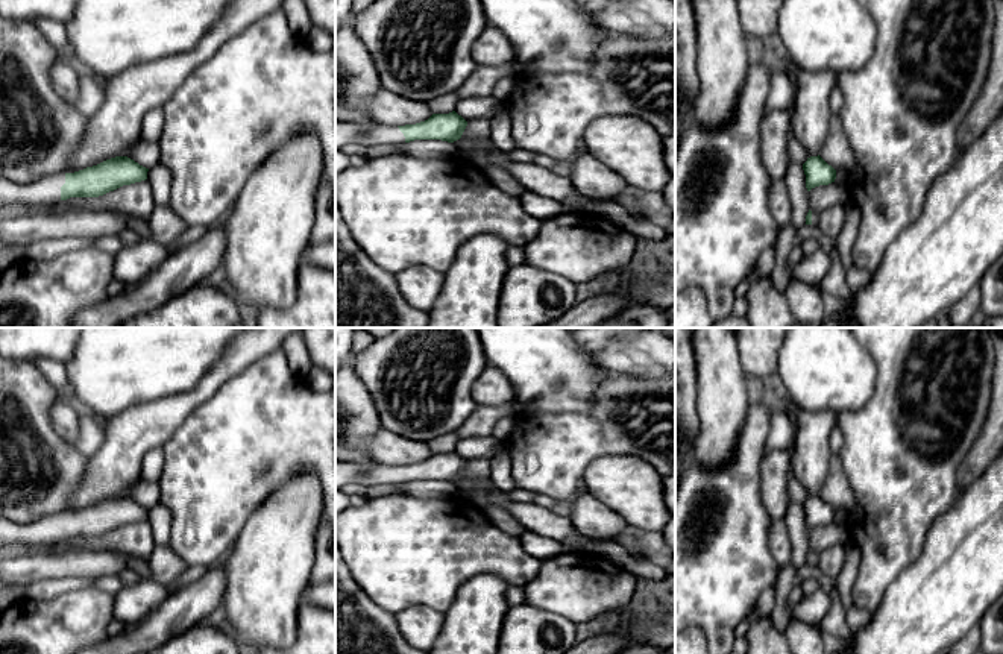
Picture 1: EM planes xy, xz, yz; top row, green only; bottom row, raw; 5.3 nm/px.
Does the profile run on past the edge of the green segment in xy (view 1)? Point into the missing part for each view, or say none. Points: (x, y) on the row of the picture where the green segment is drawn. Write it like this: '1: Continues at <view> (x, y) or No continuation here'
1: Continues at xy (47, 190)

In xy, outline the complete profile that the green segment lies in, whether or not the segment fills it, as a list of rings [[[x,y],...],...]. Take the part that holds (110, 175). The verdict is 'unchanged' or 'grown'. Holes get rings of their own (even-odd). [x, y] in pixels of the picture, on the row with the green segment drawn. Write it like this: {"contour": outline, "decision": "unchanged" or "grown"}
{"contour": [[[115,156],[74,173],[56,173],[33,184],[0,178],[0,206],[21,203],[52,205],[70,197],[99,197],[123,185],[147,179],[149,168],[127,156]]], "decision": "grown"}

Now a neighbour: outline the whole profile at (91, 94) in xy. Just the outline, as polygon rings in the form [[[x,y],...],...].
[[[82,71],[79,79],[79,97],[73,103],[74,108],[90,118],[94,115],[105,100],[105,91],[90,71]]]

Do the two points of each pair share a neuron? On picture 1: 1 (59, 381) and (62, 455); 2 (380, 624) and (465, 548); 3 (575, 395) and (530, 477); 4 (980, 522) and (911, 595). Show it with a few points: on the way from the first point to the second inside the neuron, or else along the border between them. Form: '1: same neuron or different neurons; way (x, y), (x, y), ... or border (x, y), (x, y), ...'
1: different neurons; border (32, 363), (55, 389)
2: different neurons; border (363, 592), (393, 615)
3: different neurons; border (595, 390), (595, 399), (587, 411), (530, 411)
4: same neuron; way (965, 540), (929, 577)

